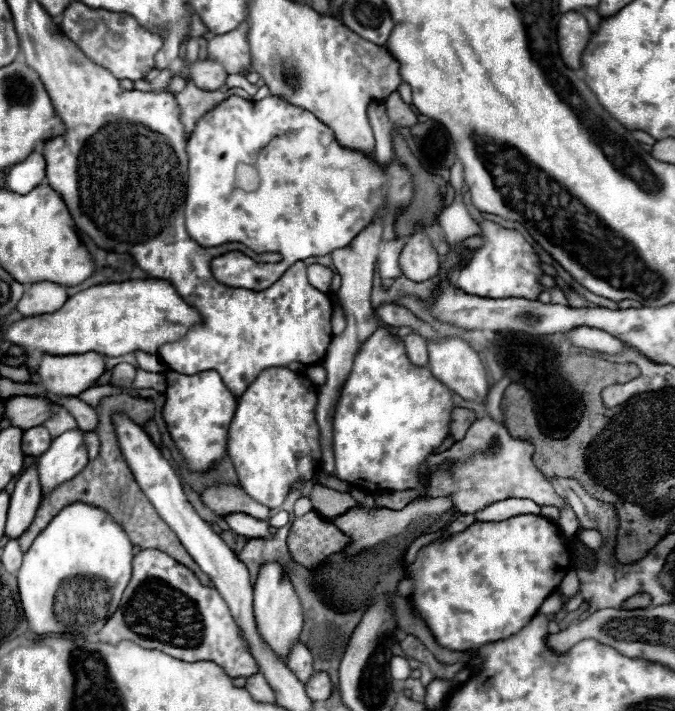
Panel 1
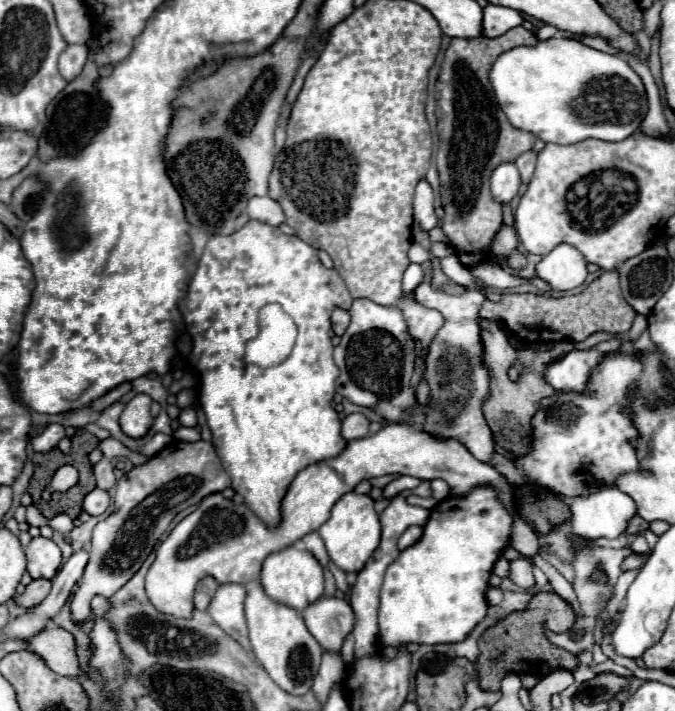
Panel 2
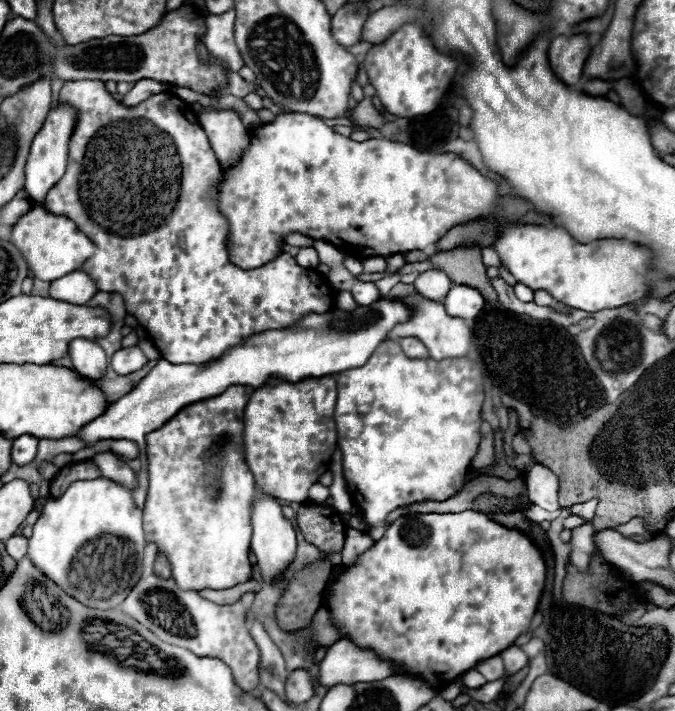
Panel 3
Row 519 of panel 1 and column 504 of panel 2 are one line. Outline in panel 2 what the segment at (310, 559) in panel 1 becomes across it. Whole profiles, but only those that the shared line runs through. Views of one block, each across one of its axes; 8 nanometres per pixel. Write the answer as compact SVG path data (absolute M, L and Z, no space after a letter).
M602 272L584 292L576 296L552 298L536 294L504 294L502 302L486 300L480 312L486 320L500 320L510 334L520 342L560 342L586 340L594 332L626 332L634 322L634 308L622 298L618 286L618 272Z

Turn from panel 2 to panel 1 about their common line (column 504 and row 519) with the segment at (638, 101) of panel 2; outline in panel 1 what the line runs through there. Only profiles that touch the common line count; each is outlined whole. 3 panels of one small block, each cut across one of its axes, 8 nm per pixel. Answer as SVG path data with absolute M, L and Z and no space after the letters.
M74 502L62 508L26 550L16 574L18 590L34 634L66 634L100 628L120 604L132 576L134 546L106 510Z

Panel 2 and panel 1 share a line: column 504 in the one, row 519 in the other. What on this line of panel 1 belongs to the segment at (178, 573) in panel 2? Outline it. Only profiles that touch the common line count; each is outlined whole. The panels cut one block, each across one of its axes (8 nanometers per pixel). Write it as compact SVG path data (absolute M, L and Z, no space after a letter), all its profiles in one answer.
M510 498L510 500L496 502L480 512L476 512L474 516L480 522L500 522L500 520L506 520L506 518L512 518L518 514L540 514L540 506L530 500L524 500L524 498Z

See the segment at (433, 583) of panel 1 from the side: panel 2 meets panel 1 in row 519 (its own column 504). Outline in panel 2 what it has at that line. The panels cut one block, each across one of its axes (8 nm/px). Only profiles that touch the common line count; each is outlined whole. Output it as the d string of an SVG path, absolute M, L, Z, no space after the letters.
M474 488L464 498L448 496L430 514L424 526L422 538L400 552L400 556L388 566L382 592L380 592L380 644L382 646L402 646L402 644L442 644L460 642L470 630L486 616L486 588L492 574L492 566L500 552L508 546L512 518L508 510L498 502L492 488Z

